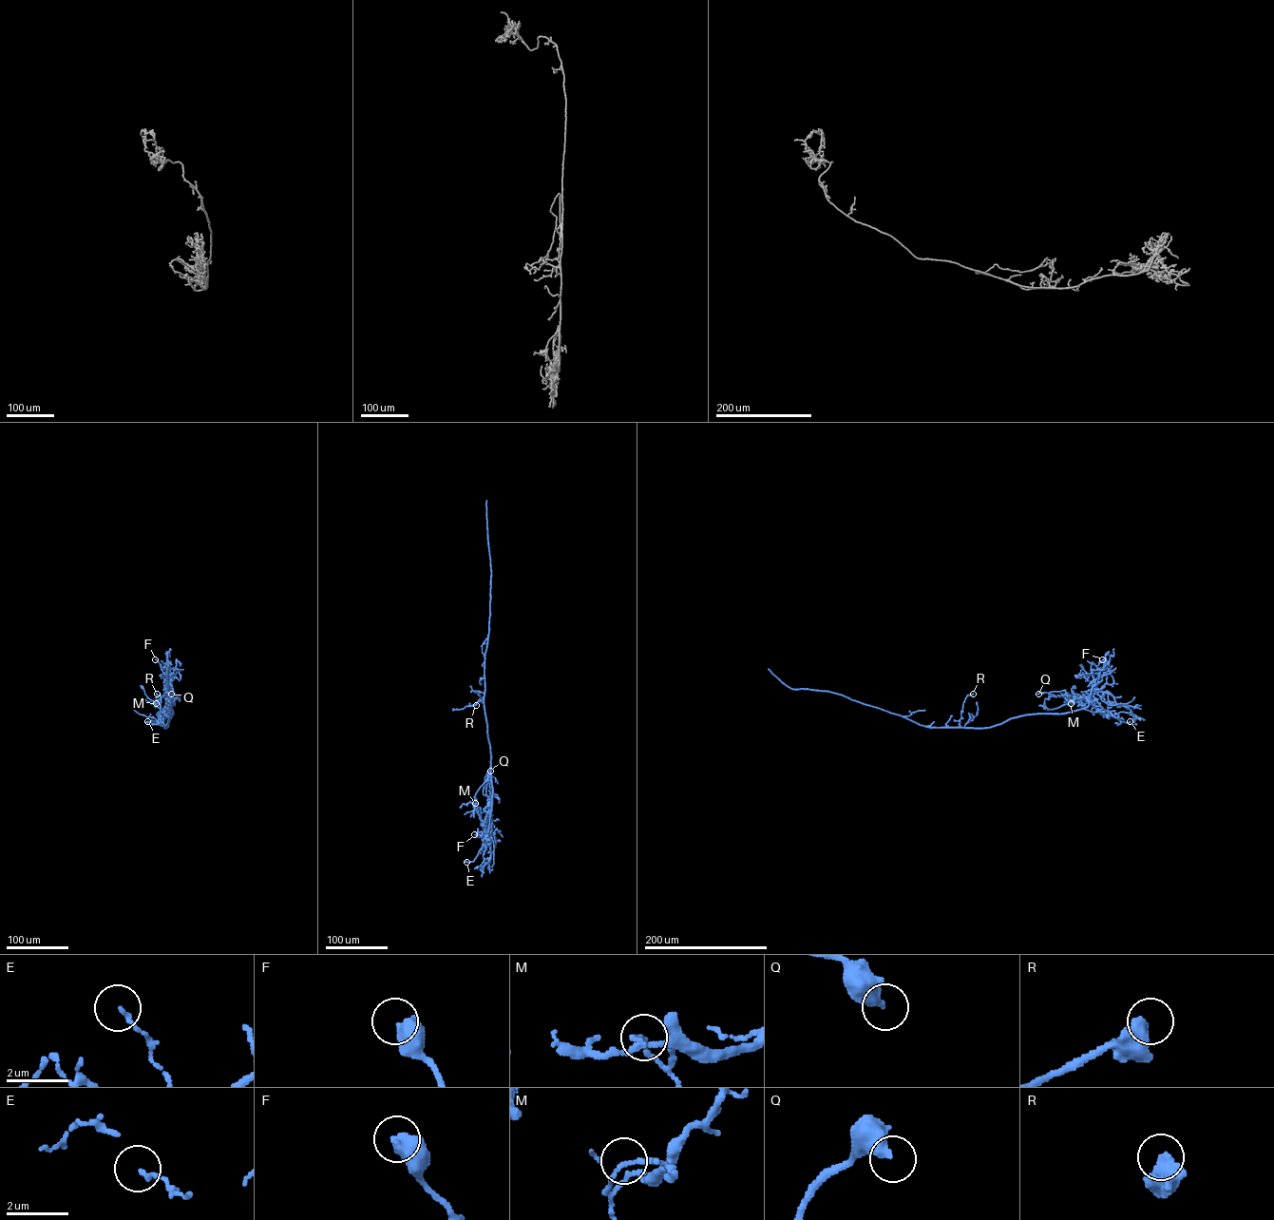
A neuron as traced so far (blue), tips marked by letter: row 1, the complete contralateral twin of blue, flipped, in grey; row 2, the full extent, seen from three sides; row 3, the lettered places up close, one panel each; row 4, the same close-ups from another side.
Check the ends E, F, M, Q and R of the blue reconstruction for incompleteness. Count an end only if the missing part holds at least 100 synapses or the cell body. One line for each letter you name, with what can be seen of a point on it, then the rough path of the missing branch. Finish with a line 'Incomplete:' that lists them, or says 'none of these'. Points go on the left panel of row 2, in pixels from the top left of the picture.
Incomplete: none of these

